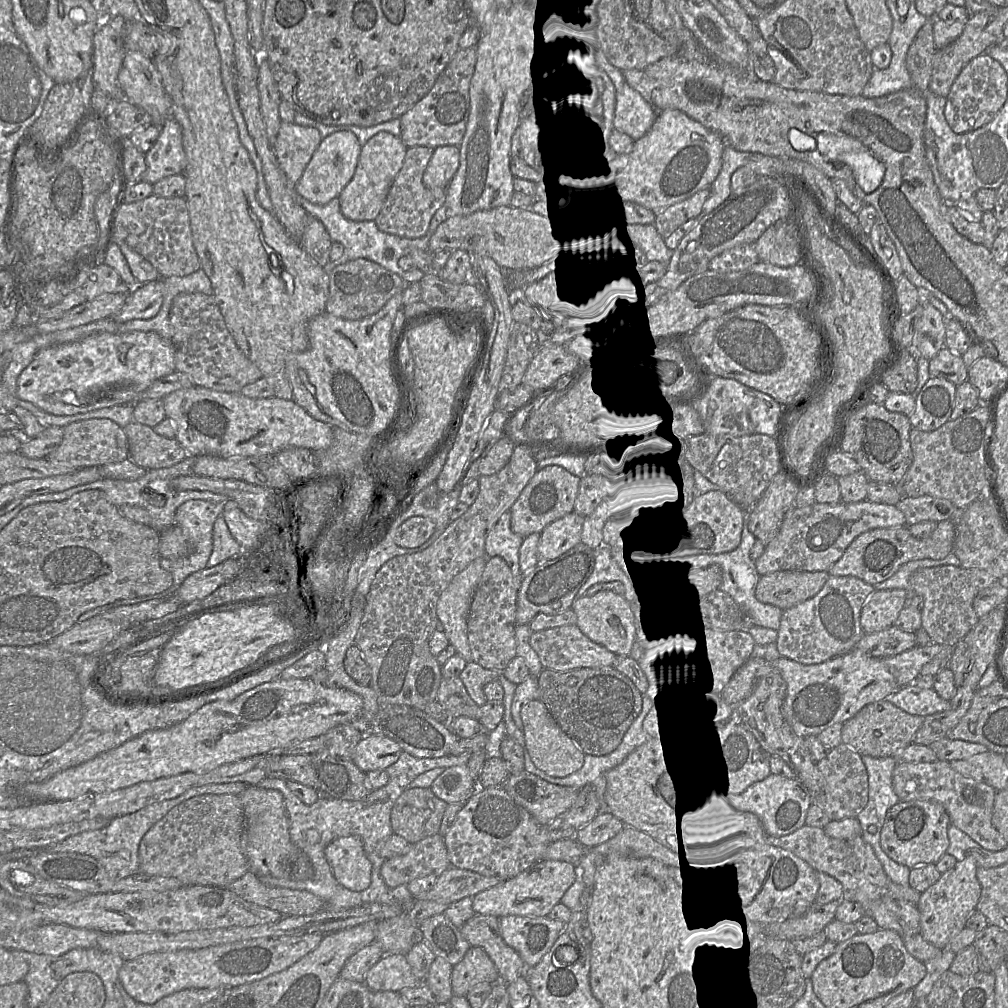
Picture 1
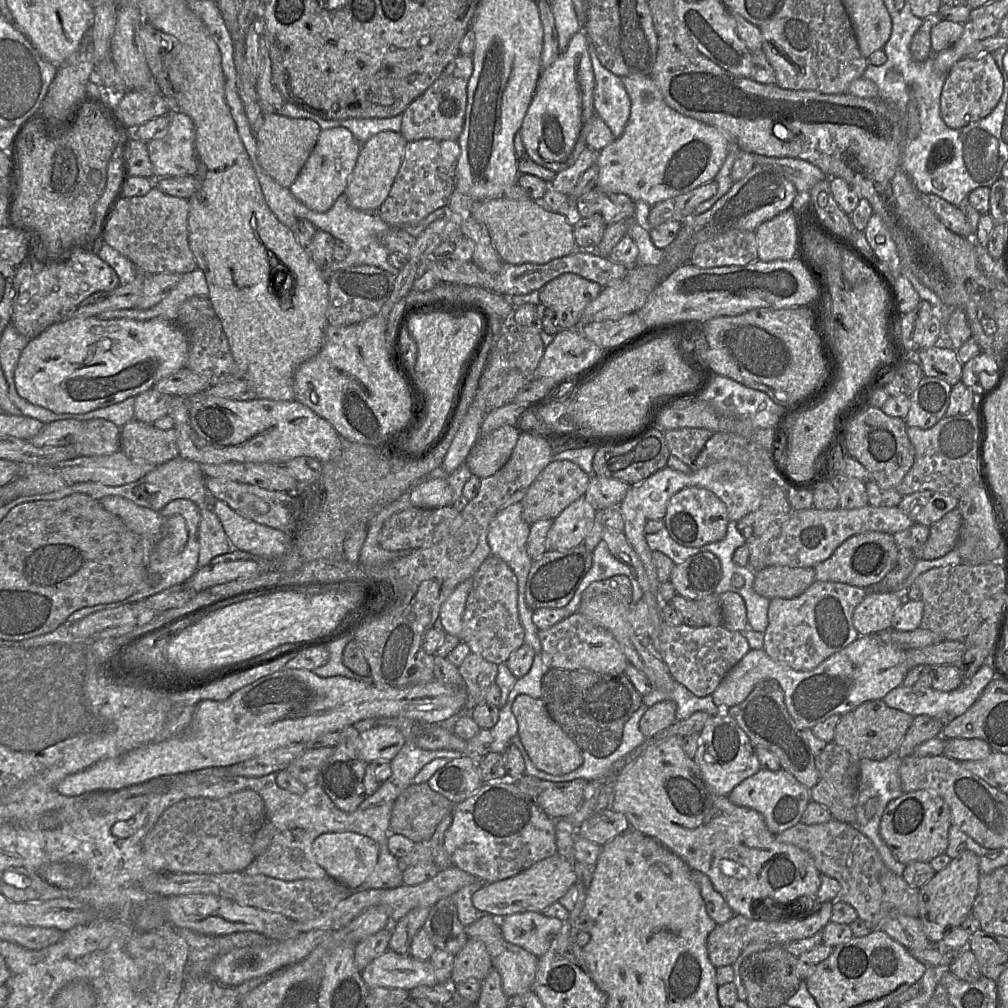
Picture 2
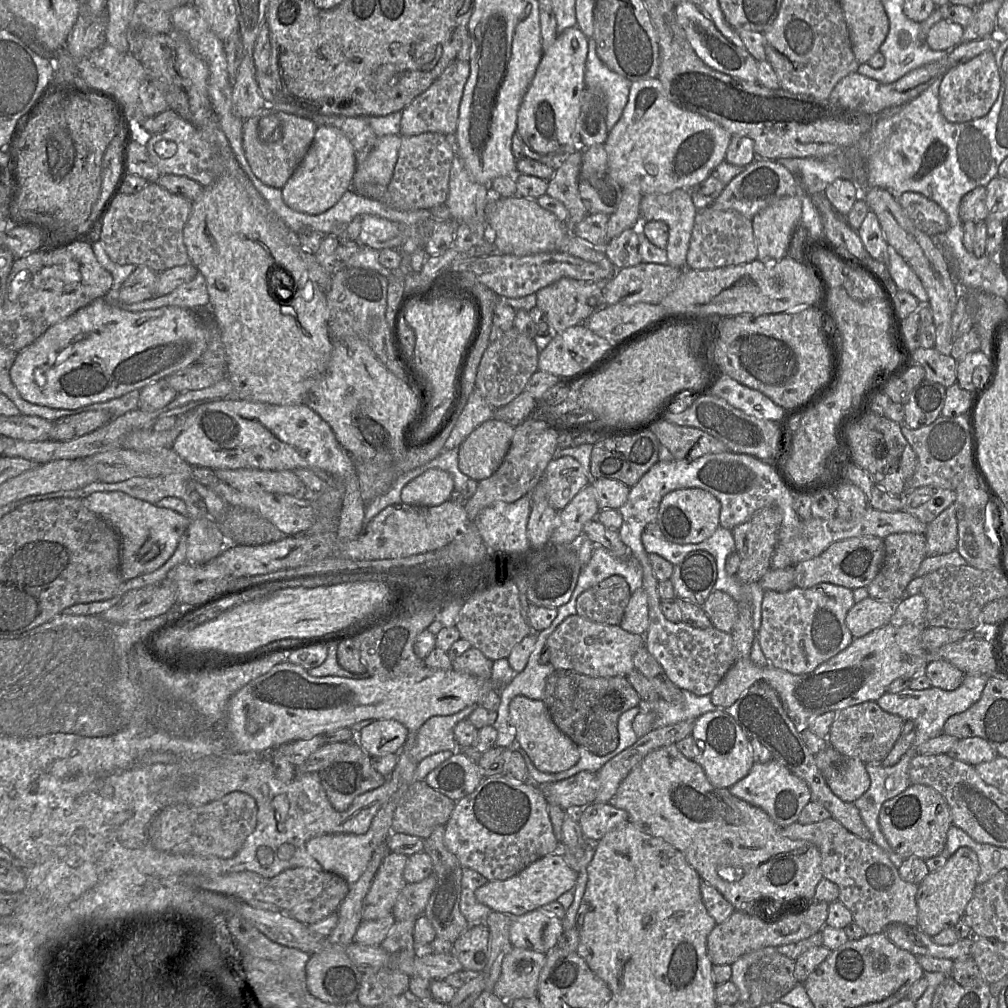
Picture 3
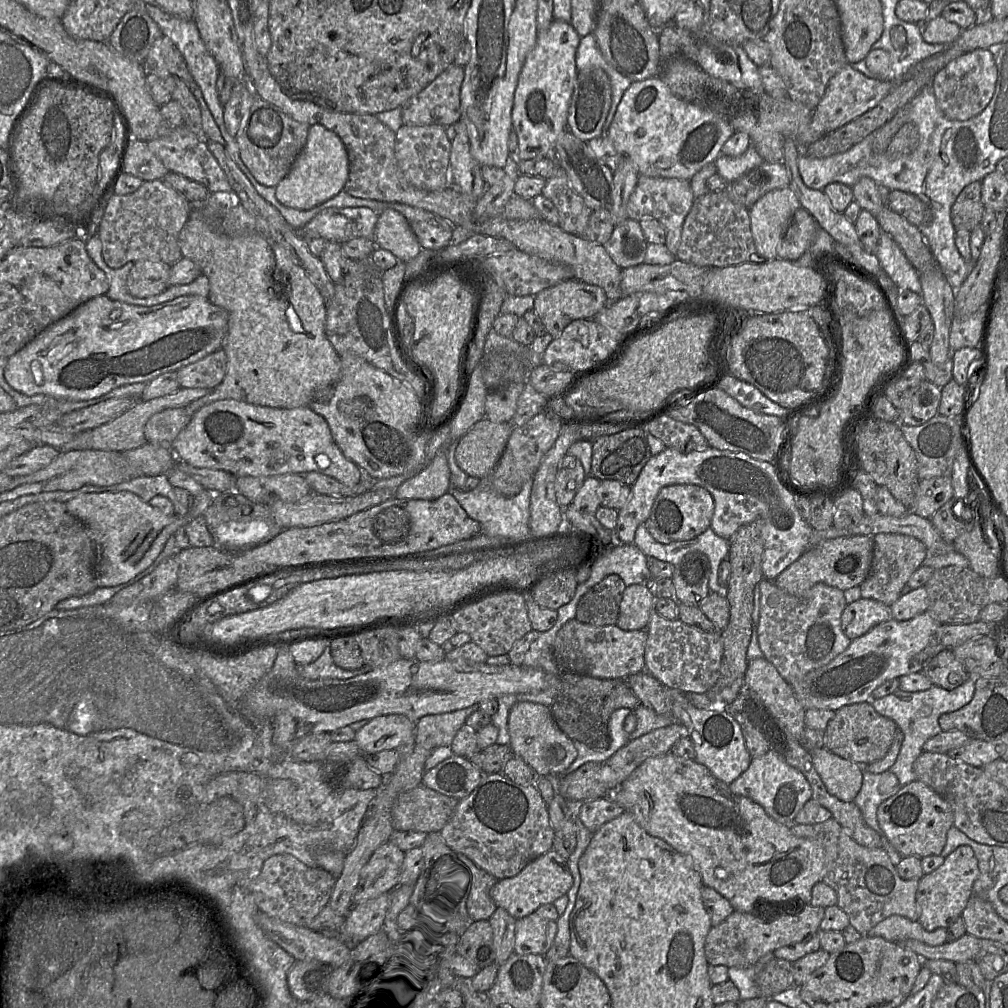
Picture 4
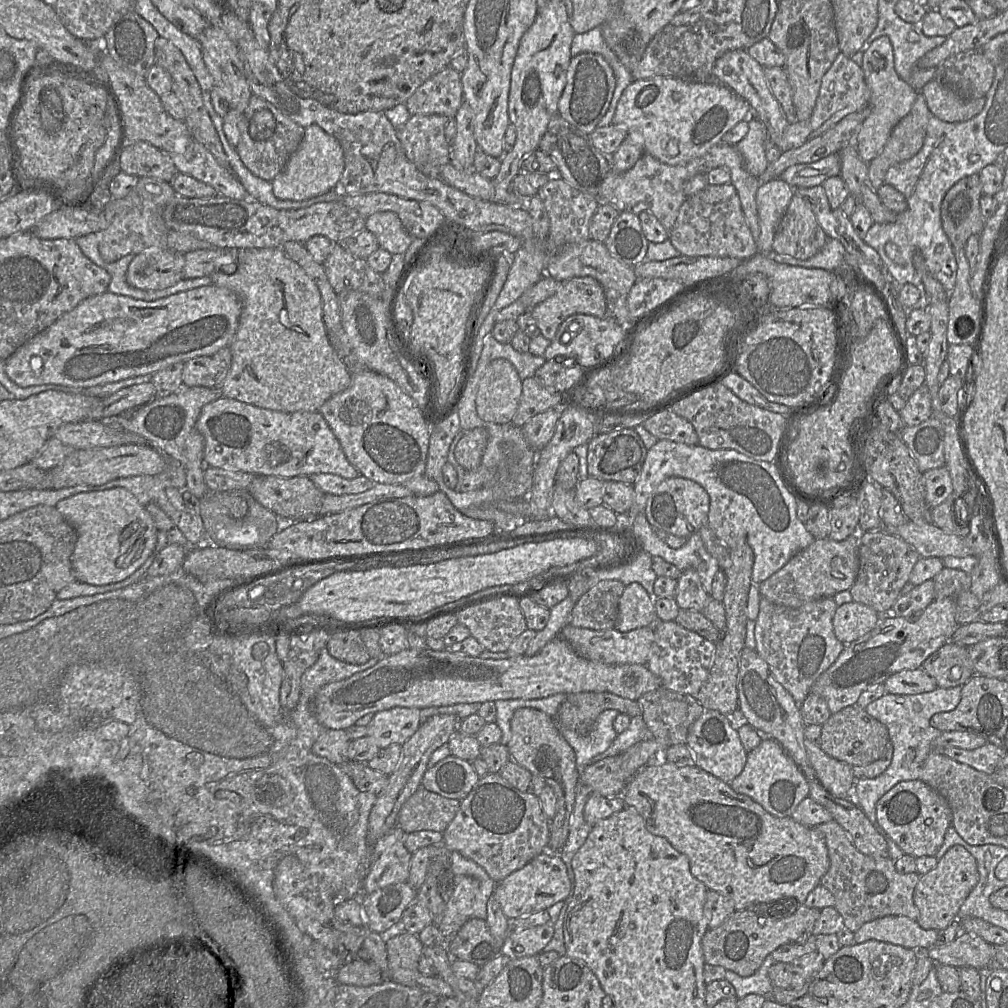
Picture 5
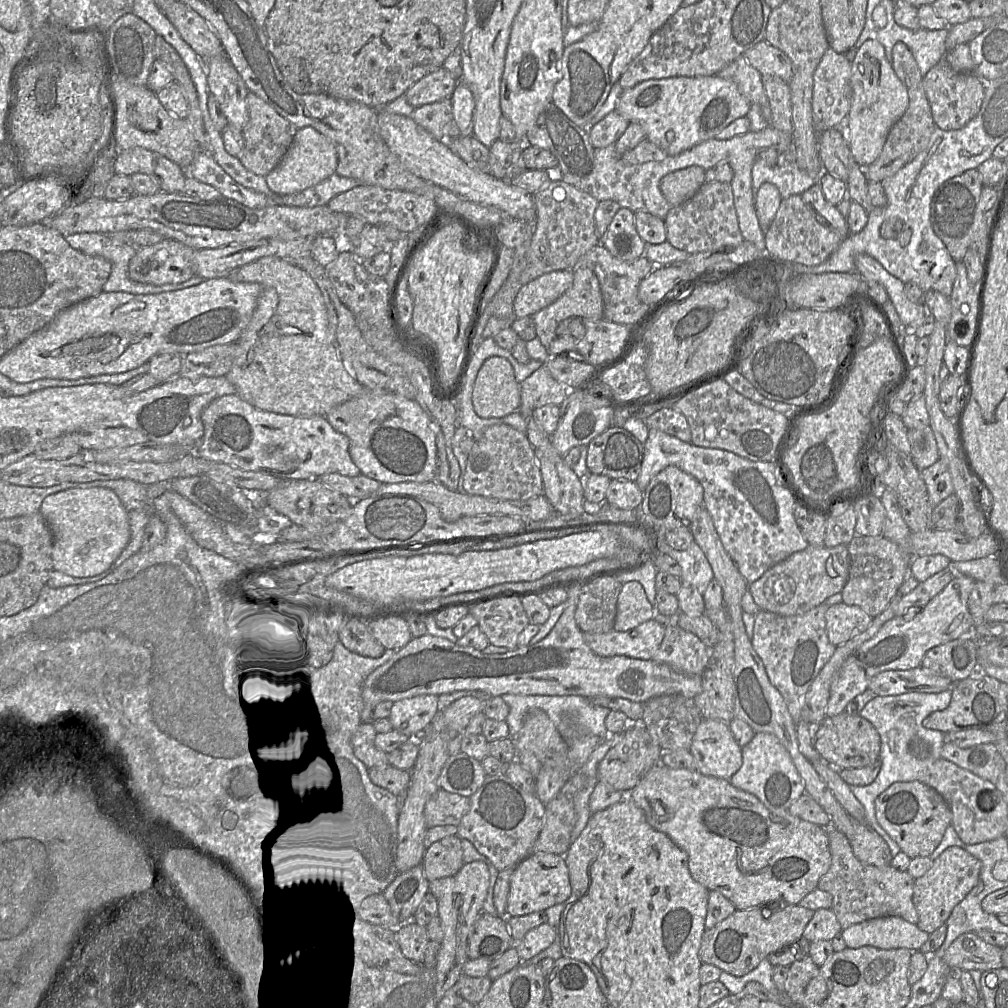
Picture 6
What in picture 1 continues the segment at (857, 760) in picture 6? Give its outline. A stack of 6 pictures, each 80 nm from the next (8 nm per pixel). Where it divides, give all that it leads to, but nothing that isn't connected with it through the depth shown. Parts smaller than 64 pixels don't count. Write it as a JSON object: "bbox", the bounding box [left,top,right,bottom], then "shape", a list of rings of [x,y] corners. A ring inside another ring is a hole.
{"bbox":[842,699,924,757],"shape":[[[887,699],[870,703],[855,716],[842,724],[842,744],[861,756],[896,757],[913,742],[913,737],[921,727],[924,717],[908,714]]]}

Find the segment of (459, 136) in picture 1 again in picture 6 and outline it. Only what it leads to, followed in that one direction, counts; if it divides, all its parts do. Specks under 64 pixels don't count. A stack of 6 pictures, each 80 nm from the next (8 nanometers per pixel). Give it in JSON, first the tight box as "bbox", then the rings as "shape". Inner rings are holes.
{"bbox":[405,67,458,108],"shape":[[[441,67],[417,81],[405,95],[407,101],[417,108],[450,99],[458,82],[448,70]]]}

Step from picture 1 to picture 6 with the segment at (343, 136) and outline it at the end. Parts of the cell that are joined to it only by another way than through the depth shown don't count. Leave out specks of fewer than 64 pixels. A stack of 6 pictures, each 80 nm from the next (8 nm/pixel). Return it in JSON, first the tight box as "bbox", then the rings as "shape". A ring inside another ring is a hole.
{"bbox":[265,127,338,195],"shape":[[[312,127],[298,129],[291,146],[280,163],[265,176],[269,189],[278,195],[301,192],[312,187],[336,172],[338,164],[334,145]]]}

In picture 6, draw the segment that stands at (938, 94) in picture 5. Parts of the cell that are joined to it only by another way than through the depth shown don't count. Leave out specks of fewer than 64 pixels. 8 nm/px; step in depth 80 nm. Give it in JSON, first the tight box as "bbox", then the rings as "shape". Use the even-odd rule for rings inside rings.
{"bbox":[923,57,985,131],"shape":[[[945,57],[924,76],[923,86],[934,124],[945,131],[961,129],[971,121],[979,113],[985,95],[984,82],[979,77],[974,73],[955,71]]]}

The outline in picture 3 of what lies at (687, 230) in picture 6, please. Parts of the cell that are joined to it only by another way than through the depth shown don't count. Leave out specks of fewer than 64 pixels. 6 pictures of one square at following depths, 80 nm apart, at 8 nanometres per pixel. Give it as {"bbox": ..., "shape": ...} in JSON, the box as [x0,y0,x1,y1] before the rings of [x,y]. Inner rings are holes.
{"bbox":[687,206,758,270],"shape":[[[712,206],[697,211],[687,252],[687,267],[695,270],[736,266],[758,258],[752,220],[732,210]]]}

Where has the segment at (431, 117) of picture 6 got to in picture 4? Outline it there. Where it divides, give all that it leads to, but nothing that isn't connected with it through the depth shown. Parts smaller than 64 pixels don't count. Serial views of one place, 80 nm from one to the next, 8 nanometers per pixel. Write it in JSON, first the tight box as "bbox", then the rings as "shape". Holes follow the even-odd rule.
{"bbox":[395,125,451,191],"shape":[[[402,125],[396,132],[395,155],[406,179],[415,187],[437,191],[450,185],[451,141],[442,125]]]}

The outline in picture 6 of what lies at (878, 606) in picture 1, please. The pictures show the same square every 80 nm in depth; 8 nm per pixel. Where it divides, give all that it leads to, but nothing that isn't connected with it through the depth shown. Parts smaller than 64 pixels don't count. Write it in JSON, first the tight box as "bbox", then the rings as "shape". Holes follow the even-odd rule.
{"bbox":[825,603,873,647],"shape":[[[844,603],[829,606],[825,619],[828,639],[835,647],[864,632],[873,620],[858,606]]]}

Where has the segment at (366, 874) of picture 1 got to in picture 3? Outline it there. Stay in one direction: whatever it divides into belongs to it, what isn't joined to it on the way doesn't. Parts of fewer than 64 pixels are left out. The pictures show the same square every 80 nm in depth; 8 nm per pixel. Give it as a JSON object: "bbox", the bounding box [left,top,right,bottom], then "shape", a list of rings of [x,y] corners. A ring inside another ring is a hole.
{"bbox":[307,785,409,884],"shape":[[[400,785],[388,801],[382,805],[371,822],[366,834],[337,833],[314,837],[307,842],[308,853],[322,866],[326,872],[334,873],[346,880],[347,884],[355,883],[365,871],[375,849],[387,842],[392,833],[392,819],[394,810],[409,785]]]}

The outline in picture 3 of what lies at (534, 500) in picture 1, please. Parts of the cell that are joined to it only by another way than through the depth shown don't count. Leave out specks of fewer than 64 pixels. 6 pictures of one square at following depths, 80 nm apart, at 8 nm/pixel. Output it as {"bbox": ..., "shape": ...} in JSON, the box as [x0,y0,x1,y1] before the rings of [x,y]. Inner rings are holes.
{"bbox":[542,456,588,511],"shape":[[[571,456],[553,458],[542,477],[546,498],[557,511],[564,509],[570,501],[588,484],[581,464]]]}

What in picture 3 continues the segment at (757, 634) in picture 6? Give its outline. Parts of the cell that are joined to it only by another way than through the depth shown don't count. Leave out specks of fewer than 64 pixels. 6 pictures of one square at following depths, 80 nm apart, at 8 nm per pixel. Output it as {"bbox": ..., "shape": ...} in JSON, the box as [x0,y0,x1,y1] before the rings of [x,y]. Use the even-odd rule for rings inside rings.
{"bbox":[758,583,854,675],"shape":[[[830,583],[787,592],[764,591],[758,639],[769,665],[795,675],[806,674],[840,653],[854,640],[845,621],[854,604],[853,590]]]}

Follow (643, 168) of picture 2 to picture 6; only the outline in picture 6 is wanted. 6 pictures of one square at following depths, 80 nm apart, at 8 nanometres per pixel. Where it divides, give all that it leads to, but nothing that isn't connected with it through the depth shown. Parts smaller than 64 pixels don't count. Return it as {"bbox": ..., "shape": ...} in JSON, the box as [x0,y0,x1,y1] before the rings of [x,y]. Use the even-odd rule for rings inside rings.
{"bbox":[616,75,750,155],"shape":[[[719,75],[676,76],[643,81],[626,89],[616,110],[629,122],[640,123],[646,138],[669,155],[676,155],[716,134],[734,120],[747,116],[750,102],[736,84]]]}

